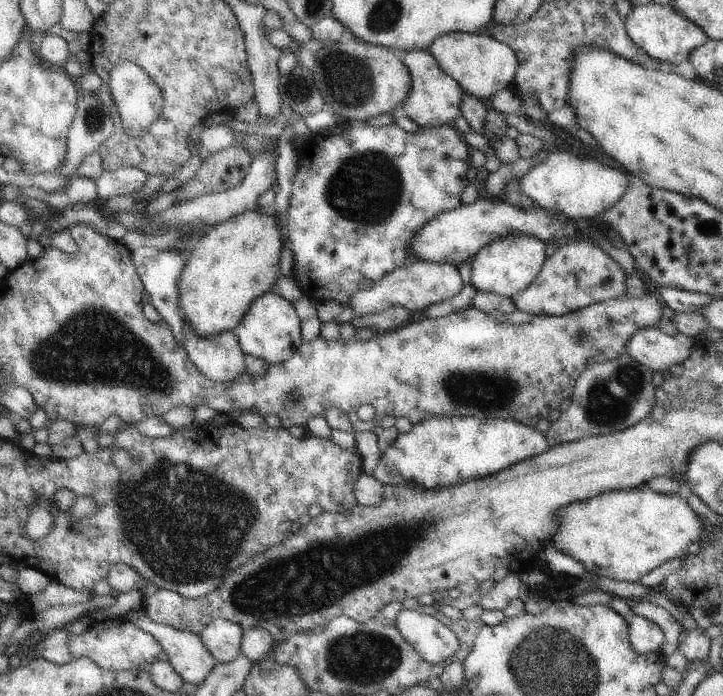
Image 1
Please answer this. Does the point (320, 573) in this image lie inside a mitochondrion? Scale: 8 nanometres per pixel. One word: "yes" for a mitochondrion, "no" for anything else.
yes

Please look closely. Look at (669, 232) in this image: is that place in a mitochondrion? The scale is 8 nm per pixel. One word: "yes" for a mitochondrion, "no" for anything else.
no

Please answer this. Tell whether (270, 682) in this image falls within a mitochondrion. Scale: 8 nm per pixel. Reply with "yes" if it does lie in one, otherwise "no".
no

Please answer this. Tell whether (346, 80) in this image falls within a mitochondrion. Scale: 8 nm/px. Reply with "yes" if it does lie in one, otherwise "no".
yes

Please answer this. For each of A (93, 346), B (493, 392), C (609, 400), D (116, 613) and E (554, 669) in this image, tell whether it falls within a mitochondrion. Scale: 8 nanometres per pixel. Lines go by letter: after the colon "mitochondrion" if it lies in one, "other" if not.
A: mitochondrion
B: mitochondrion
C: mitochondrion
D: other
E: mitochondrion

